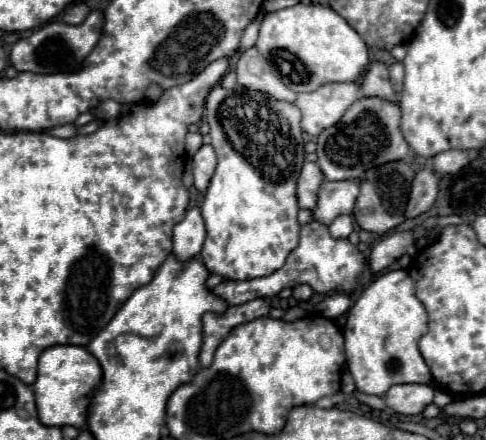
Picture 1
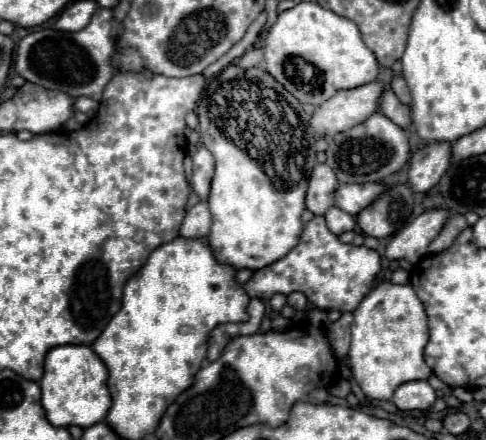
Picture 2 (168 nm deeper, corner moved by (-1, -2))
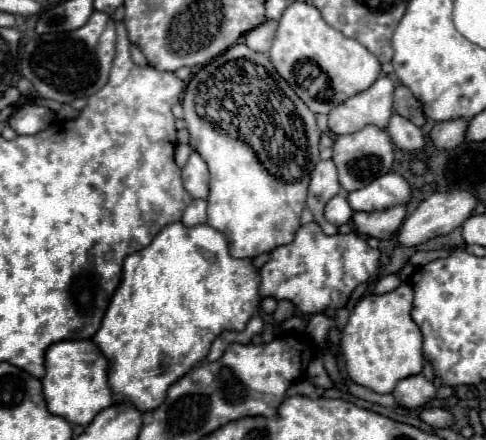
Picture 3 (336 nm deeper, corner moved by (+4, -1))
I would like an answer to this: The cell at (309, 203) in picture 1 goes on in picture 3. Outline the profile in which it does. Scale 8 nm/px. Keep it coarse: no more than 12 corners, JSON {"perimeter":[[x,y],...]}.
{"perimeter":[[331,160],[317,162],[311,172],[307,208],[325,232],[325,204],[341,192]]}

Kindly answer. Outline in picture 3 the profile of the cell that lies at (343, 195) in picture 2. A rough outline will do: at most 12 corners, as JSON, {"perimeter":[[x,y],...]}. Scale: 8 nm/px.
{"perimeter":[[385,174],[349,192],[353,210],[407,204],[411,188]]}

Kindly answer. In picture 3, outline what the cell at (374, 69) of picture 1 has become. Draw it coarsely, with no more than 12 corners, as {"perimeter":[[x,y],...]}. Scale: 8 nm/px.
{"perimeter":[[397,112],[387,124],[399,150],[425,146],[423,132]]}

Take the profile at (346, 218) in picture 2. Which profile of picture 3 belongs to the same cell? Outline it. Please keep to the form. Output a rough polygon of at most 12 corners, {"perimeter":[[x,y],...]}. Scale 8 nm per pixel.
{"perimeter":[[343,194],[325,206],[325,220],[333,226],[347,224],[353,210]]}

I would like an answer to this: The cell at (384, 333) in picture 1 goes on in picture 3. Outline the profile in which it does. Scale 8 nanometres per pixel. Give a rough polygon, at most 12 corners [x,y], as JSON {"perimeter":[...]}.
{"perimeter":[[413,290],[369,294],[341,336],[351,380],[391,394],[421,374]]}

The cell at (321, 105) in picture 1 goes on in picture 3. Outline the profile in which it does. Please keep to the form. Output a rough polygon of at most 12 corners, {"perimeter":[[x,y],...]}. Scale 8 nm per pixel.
{"perimeter":[[389,76],[327,114],[329,132],[385,128],[393,114]]}

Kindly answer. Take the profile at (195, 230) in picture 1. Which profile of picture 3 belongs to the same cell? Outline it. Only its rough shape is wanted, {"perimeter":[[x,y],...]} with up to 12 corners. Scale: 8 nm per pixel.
{"perimeter":[[193,200],[181,220],[185,226],[207,222],[207,202]]}

